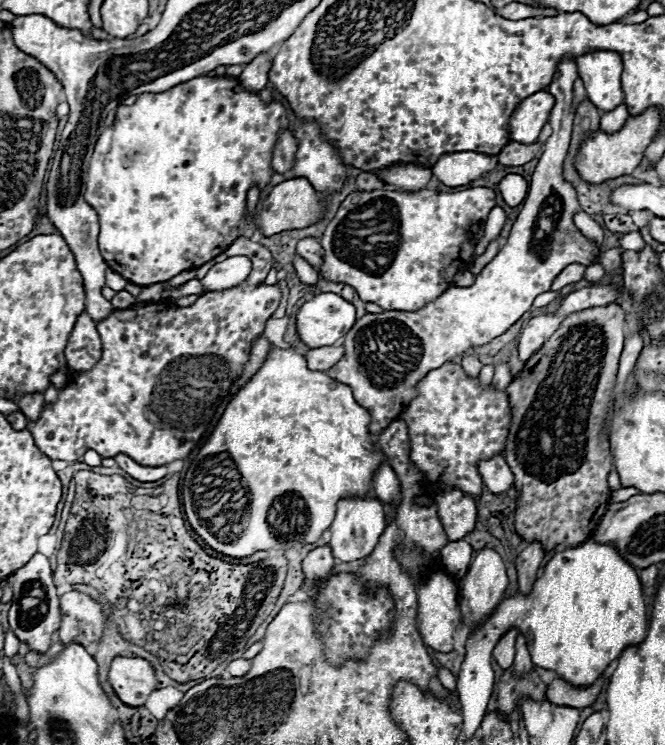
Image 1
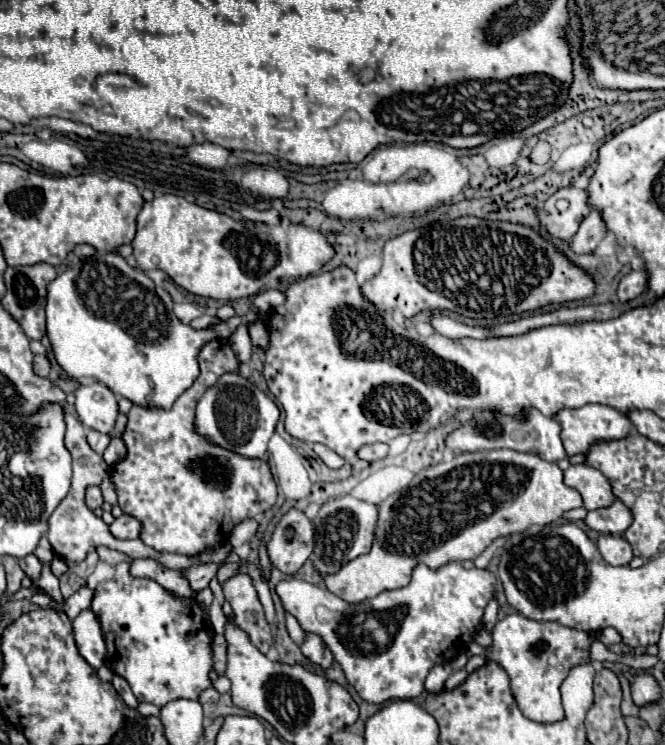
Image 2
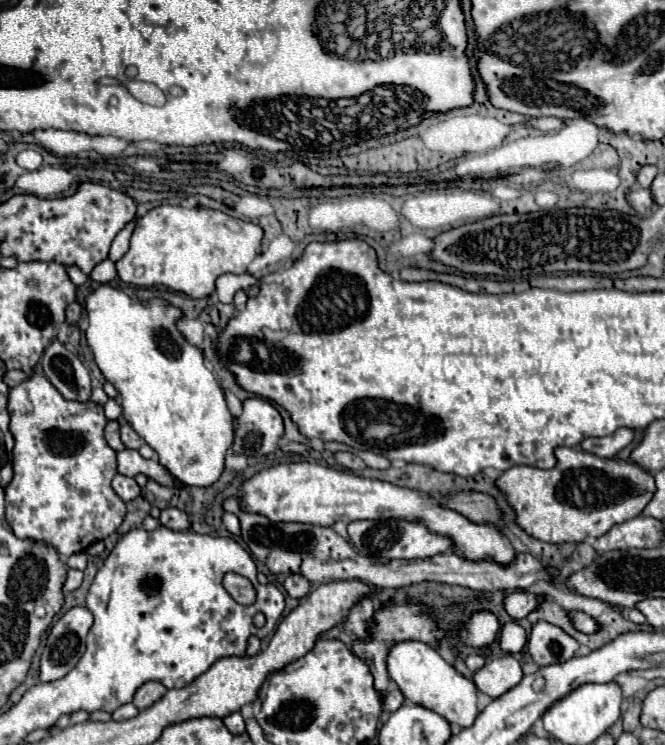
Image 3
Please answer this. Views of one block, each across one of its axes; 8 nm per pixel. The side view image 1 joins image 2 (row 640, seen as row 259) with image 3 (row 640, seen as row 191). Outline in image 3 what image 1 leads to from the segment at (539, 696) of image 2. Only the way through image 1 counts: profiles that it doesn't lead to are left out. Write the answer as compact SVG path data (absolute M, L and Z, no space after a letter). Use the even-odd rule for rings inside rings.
M550 622L534 624L528 636L528 652L538 666L570 660L576 650L578 642Z

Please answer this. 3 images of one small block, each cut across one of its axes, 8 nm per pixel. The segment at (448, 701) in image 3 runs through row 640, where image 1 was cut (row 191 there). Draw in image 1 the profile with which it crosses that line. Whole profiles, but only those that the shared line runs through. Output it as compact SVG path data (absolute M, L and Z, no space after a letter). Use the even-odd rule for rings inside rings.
M392 164L380 170L380 178L396 190L420 192L428 186L432 178L432 170L416 164Z

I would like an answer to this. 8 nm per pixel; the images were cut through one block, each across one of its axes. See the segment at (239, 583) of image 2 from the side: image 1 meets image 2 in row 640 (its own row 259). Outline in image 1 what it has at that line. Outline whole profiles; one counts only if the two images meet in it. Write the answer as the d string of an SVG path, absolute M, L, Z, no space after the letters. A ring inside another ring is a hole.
M240 236L228 246L226 254L244 254L252 260L252 272L242 284L230 290L204 292L192 306L166 308L160 300L146 306L138 304L126 310L116 310L108 320L98 324L102 338L100 362L90 372L76 374L72 382L60 390L56 404L44 406L40 418L28 422L28 430L44 456L74 464L82 462L86 450L96 450L102 458L126 454L142 466L166 466L186 458L194 450L214 418L214 408L228 396L232 382L242 374L242 368L248 362L248 348L256 336L264 332L264 324L278 308L282 296L278 286L264 284L266 274L274 266L270 250Z

